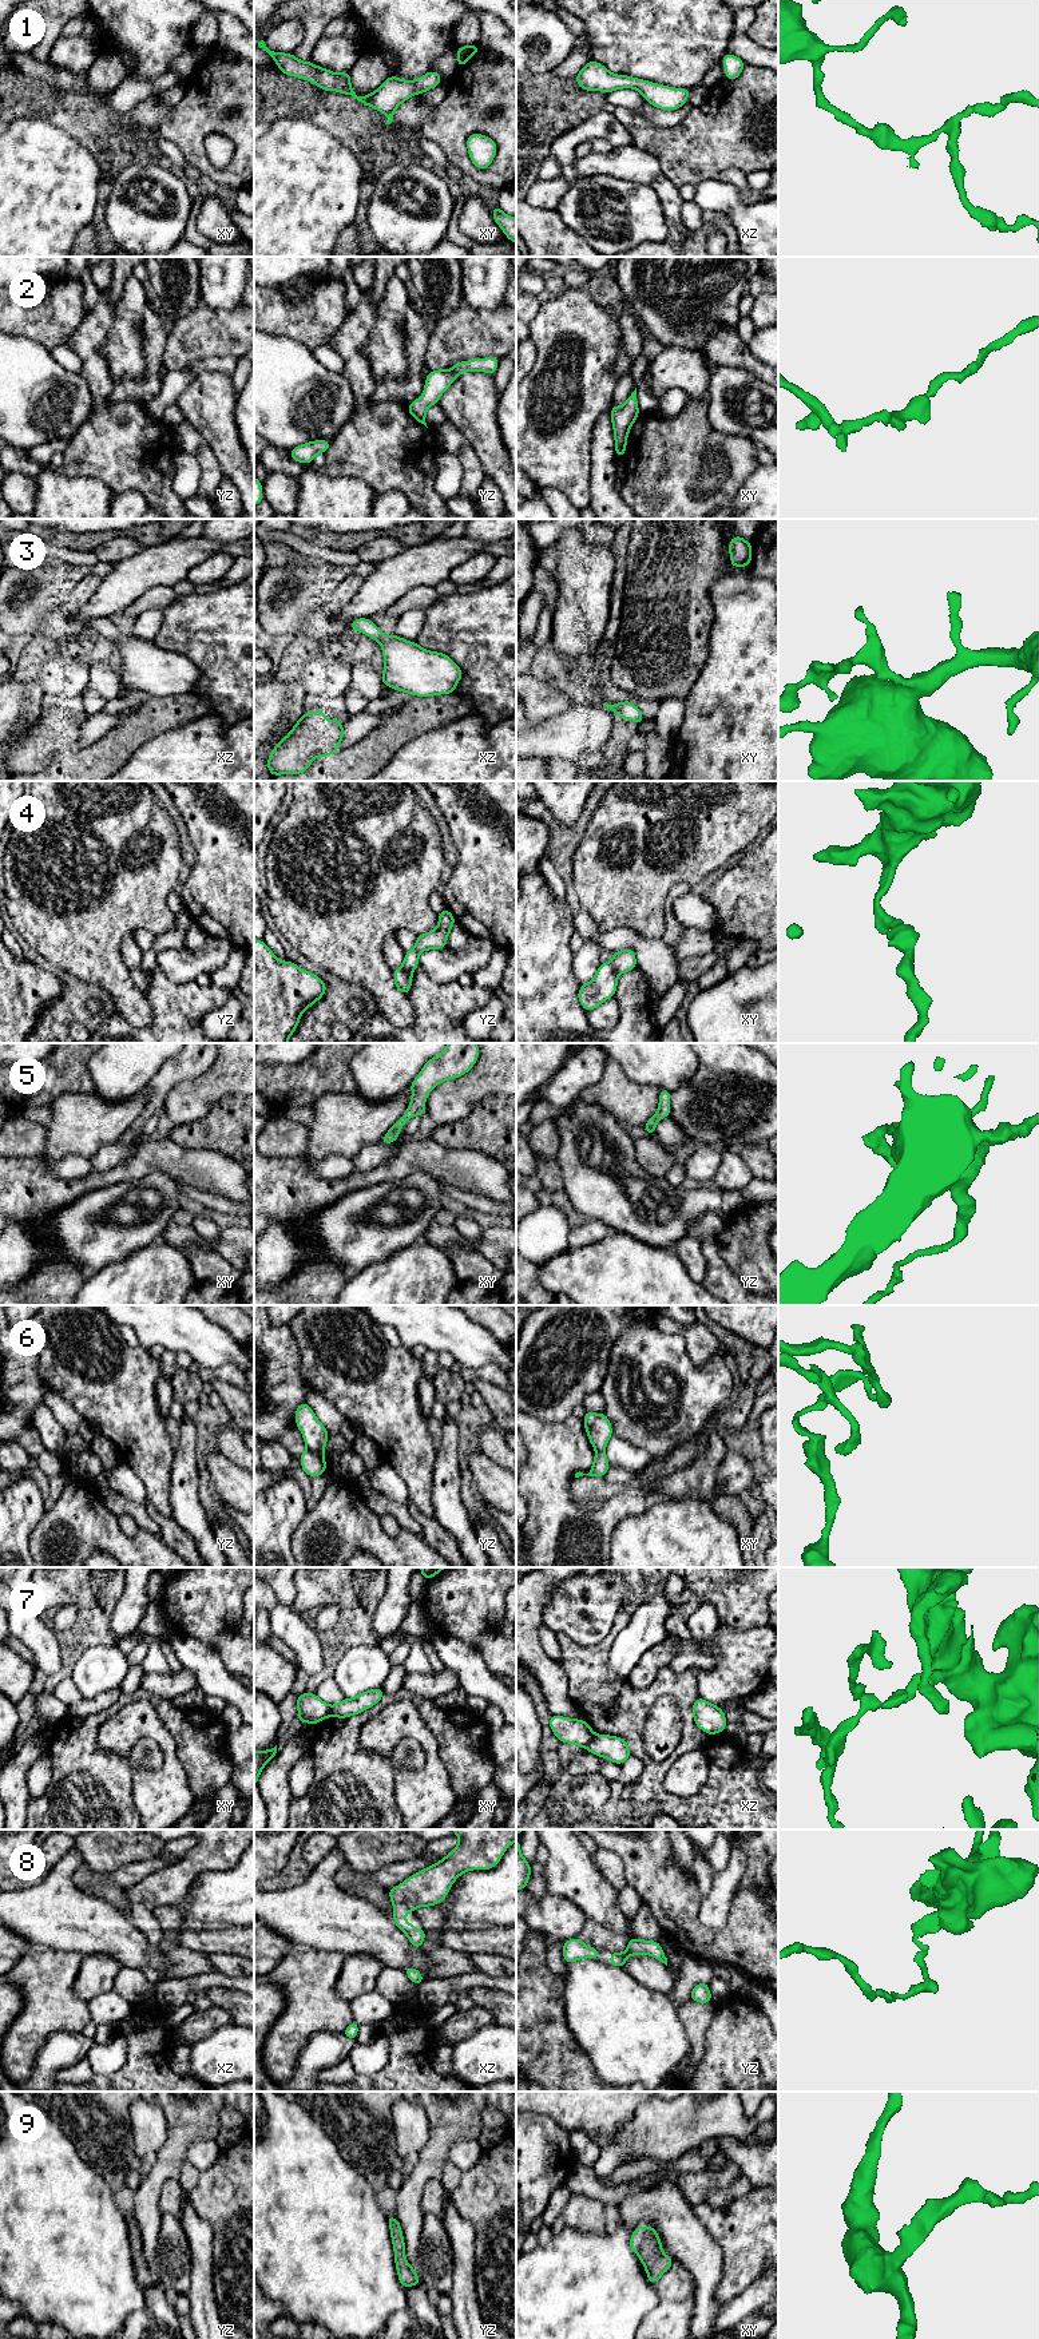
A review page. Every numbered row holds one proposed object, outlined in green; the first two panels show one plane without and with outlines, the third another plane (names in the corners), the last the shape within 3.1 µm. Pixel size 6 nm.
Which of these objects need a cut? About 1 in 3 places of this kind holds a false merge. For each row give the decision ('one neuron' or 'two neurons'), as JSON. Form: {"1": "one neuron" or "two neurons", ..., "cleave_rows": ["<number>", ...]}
{"1": "one neuron", "2": "one neuron", "3": "one neuron", "4": "one neuron", "5": "one neuron", "6": "two neurons", "7": "two neurons", "8": "one neuron", "9": "one neuron", "cleave_rows": ["6", "7"]}

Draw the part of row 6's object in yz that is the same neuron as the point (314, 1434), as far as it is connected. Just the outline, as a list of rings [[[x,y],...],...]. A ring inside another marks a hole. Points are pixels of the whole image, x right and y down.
[[[308,1403],[298,1404],[296,1424],[302,1432],[308,1451],[324,1452],[329,1434]]]

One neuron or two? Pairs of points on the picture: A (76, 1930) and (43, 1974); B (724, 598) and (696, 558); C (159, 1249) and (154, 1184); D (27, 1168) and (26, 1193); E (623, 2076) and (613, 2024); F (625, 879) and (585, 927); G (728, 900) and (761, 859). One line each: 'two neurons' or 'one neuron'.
A: two neurons
B: two neurons
C: two neurons
D: one neuron
E: one neuron
F: two neurons
G: one neuron

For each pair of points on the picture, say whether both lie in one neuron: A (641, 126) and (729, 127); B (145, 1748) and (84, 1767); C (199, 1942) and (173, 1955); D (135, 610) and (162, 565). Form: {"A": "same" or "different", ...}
{"A": "same", "B": "same", "C": "different", "D": "different"}

